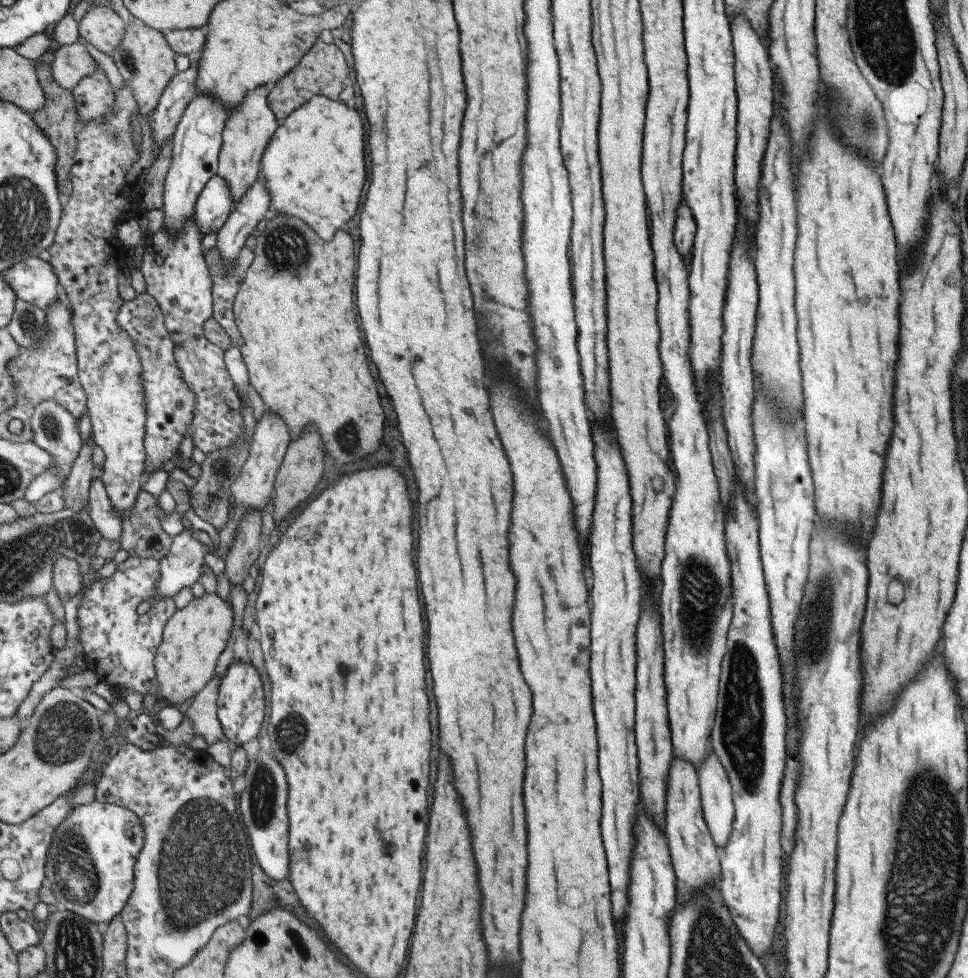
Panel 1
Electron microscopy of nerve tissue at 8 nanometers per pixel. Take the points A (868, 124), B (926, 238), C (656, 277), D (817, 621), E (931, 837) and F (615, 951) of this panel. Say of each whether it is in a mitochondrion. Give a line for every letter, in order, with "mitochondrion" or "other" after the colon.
A: mitochondrion
B: other
C: other
D: mitochondrion
E: mitochondrion
F: other

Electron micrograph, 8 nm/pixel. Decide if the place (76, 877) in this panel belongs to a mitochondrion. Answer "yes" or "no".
yes

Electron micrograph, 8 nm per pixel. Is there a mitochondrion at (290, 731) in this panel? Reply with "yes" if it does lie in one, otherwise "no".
yes

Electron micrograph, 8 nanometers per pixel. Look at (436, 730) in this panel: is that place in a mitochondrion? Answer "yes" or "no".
no

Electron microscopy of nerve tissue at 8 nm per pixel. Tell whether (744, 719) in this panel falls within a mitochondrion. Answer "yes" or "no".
yes

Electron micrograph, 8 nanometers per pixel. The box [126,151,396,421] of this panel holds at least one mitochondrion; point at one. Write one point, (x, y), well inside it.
(285, 246)

